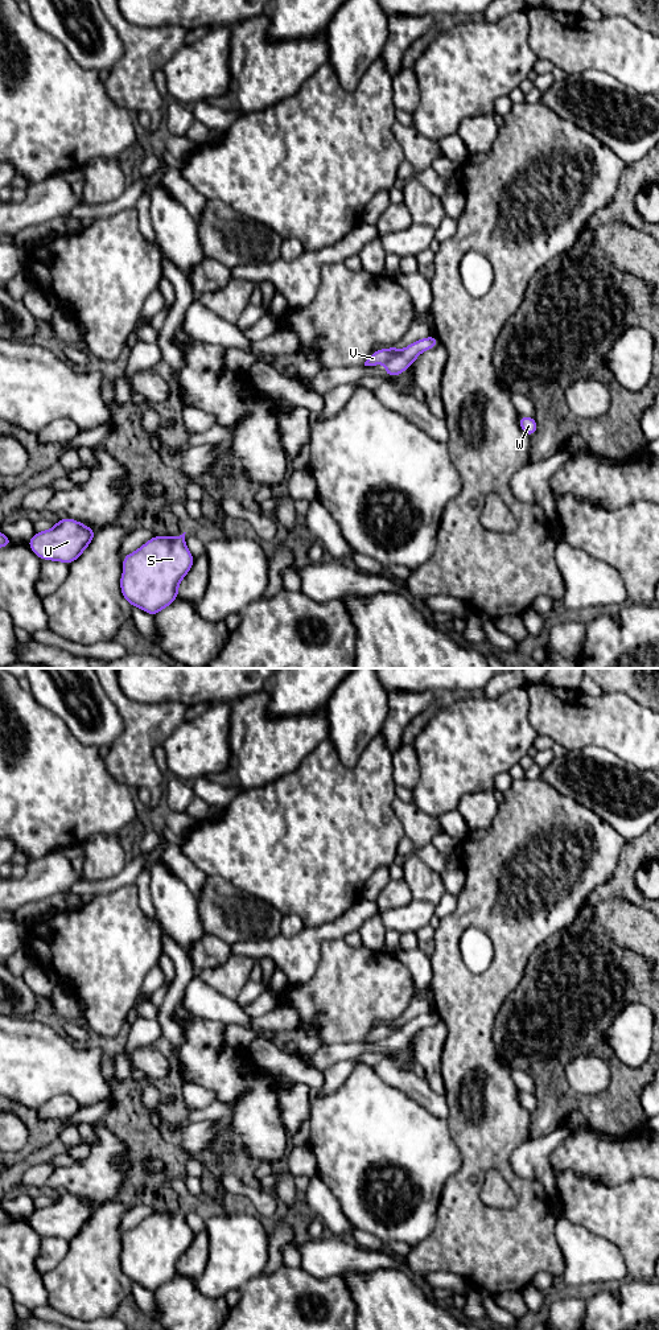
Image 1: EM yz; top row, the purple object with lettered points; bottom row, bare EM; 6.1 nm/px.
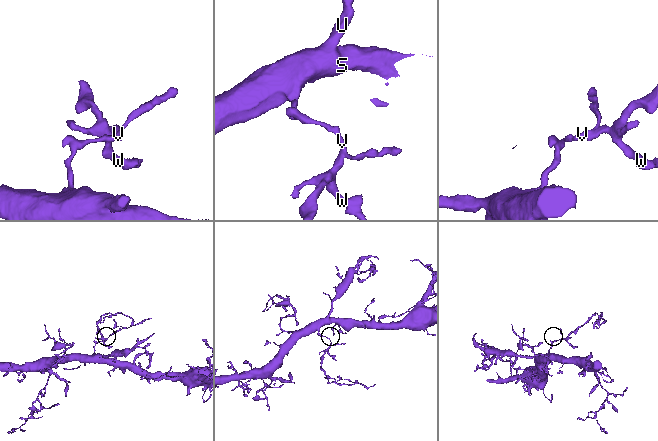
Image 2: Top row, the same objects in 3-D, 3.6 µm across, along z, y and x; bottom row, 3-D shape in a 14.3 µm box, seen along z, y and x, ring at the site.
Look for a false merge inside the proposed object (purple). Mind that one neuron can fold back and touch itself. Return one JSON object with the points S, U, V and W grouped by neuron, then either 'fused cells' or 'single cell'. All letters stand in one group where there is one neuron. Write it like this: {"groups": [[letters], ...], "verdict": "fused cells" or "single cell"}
{"groups": [["S", "U", "V"], ["W"]], "verdict": "fused cells"}

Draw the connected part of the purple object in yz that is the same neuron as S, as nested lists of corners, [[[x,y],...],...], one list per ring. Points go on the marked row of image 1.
[[[185,534],[156,535],[135,552],[124,555],[120,588],[132,606],[156,615],[177,600],[178,585],[194,563]]]

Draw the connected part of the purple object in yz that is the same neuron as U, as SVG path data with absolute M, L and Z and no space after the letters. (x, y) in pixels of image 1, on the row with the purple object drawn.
M66 518L50 530L36 532L26 543L42 560L71 564L88 547L95 531L81 522Z

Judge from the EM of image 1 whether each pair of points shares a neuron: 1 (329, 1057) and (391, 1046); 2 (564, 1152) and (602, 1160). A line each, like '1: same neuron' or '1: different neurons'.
1: same neuron
2: same neuron

